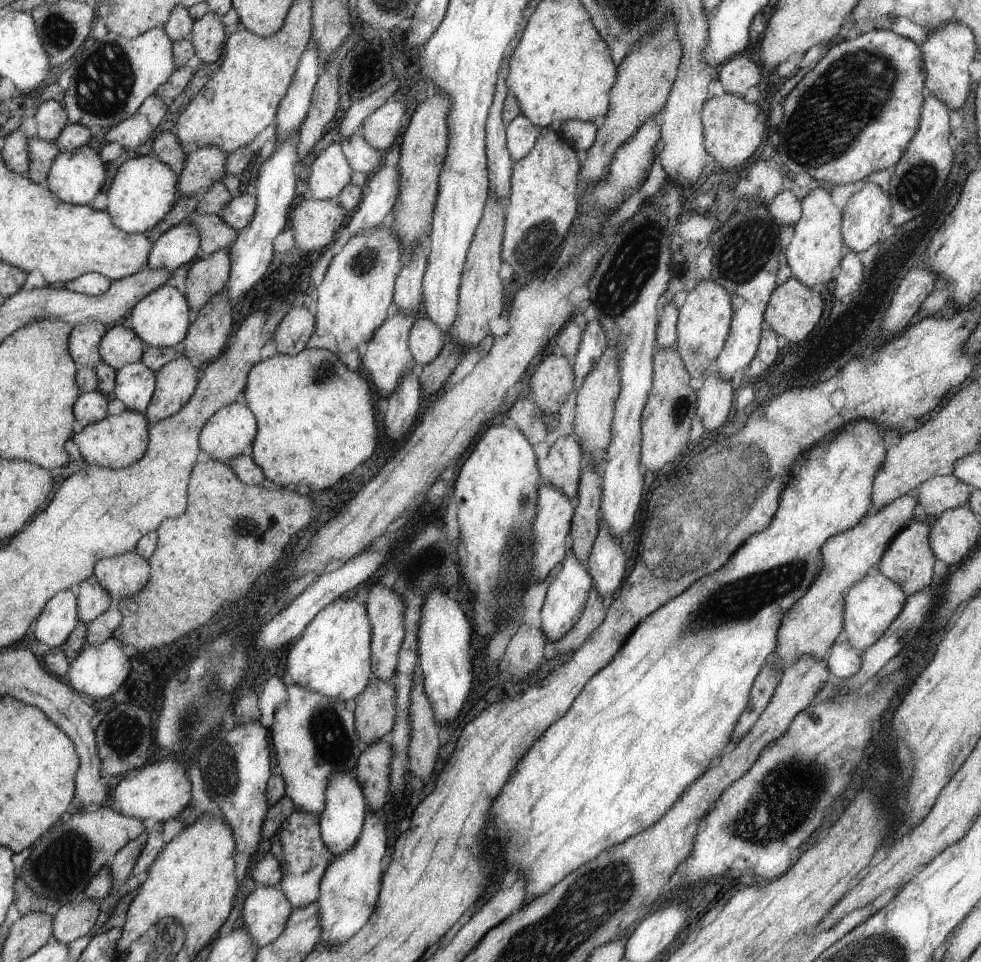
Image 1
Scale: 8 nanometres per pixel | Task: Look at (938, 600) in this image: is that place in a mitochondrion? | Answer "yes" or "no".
no

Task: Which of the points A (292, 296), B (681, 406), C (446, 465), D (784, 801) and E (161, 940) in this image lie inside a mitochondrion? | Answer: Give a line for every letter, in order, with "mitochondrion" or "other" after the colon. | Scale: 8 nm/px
A: other
B: mitochondrion
C: other
D: mitochondrion
E: mitochondrion

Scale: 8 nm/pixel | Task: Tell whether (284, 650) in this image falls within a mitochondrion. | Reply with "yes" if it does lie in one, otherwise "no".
no

